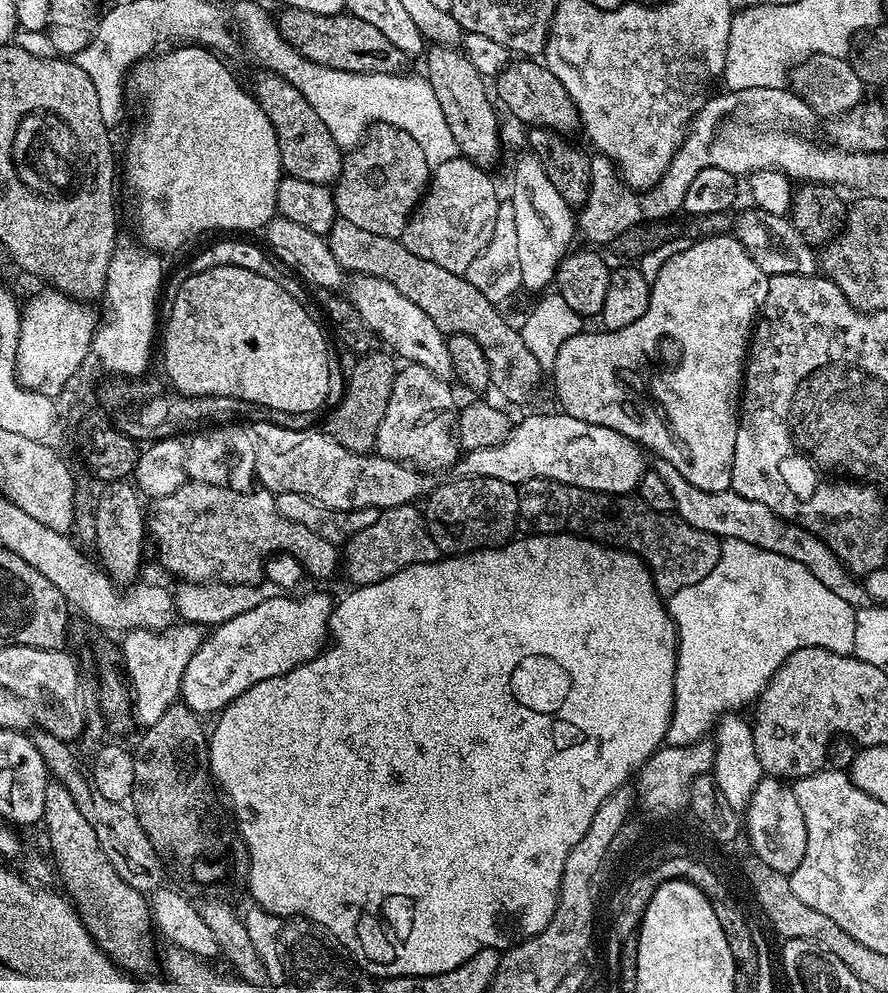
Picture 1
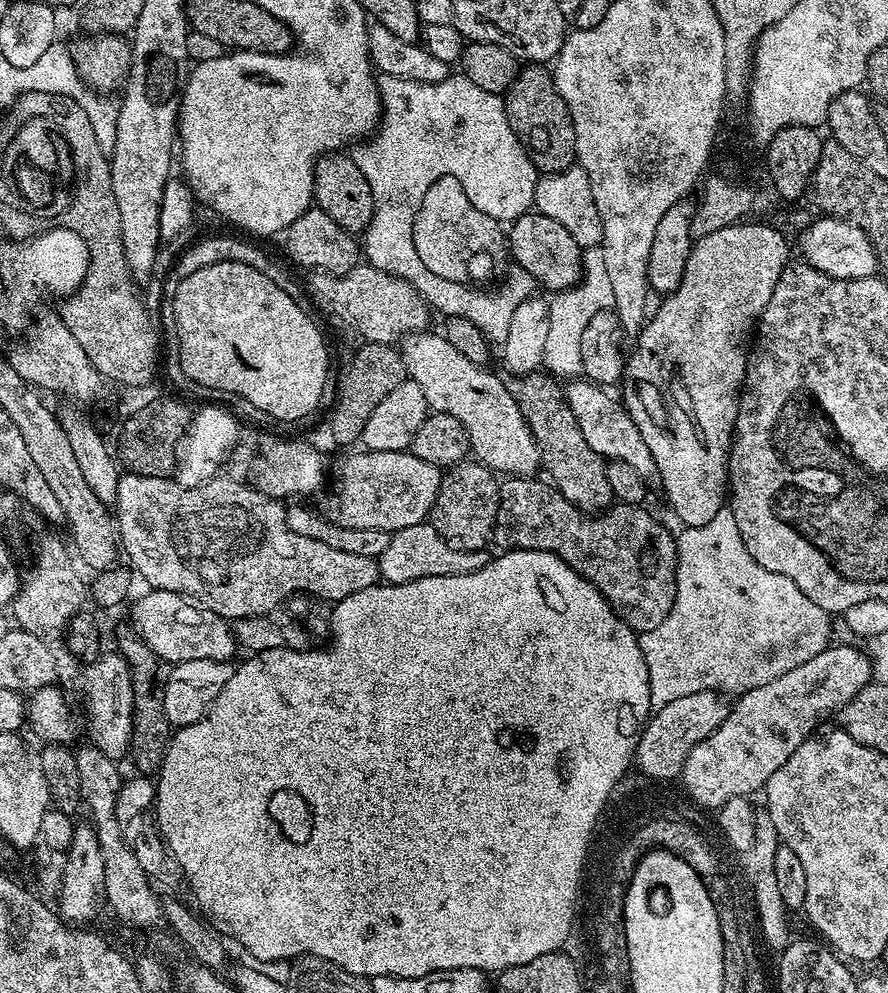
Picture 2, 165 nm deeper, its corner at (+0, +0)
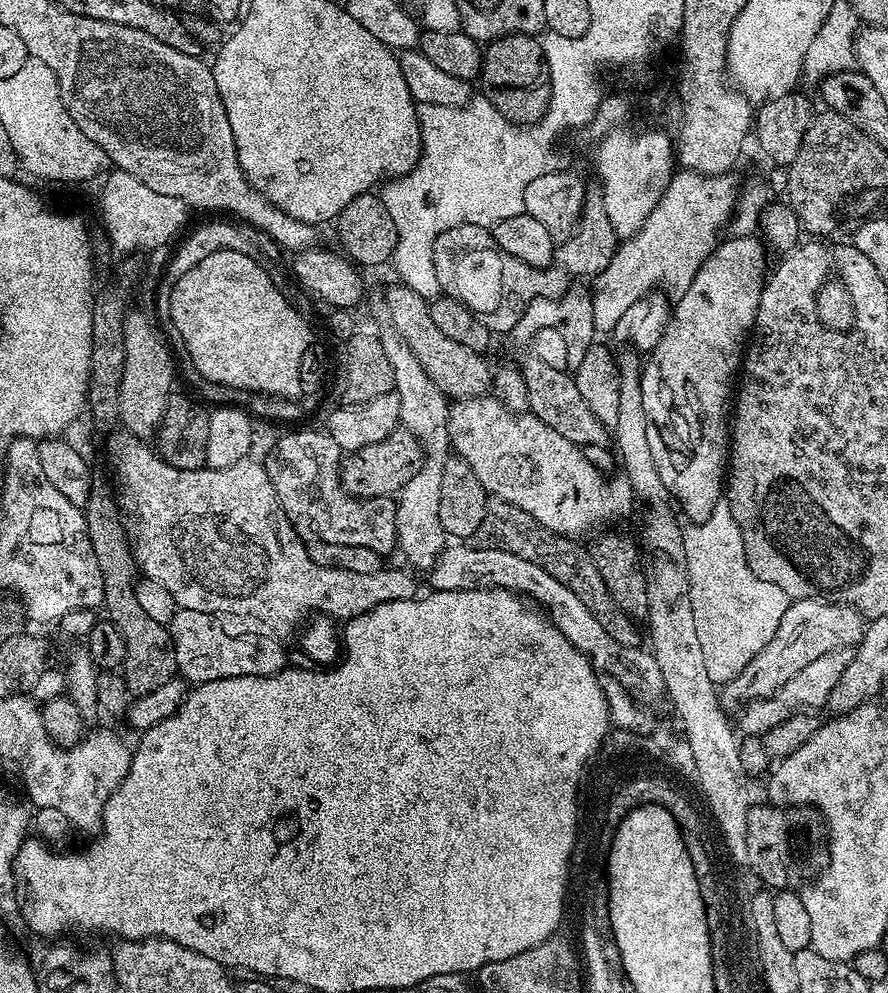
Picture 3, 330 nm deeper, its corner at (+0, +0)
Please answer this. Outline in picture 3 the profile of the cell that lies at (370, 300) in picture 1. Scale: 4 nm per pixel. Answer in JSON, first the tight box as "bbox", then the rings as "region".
{"bbox":[447,396,634,538],"region":[[[495,396],[453,401],[448,410],[447,432],[451,449],[467,462],[491,497],[525,510],[540,525],[546,526],[546,530],[569,538],[584,538],[580,536],[603,529],[607,520],[620,520],[632,512],[634,493],[627,476],[617,474],[613,480],[607,480],[605,473],[599,467],[596,469],[592,465],[595,463],[585,456],[581,445],[570,442],[570,438],[562,438],[558,430],[550,430],[550,426],[532,413],[510,412]]]}

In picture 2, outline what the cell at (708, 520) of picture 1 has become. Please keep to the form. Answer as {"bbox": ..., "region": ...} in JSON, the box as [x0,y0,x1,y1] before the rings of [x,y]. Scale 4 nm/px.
{"bbox":[564,378,658,481],"region":[[[572,378],[567,381],[564,397],[578,422],[578,428],[582,430],[582,438],[586,438],[586,442],[590,442],[590,450],[594,450],[605,461],[627,462],[629,466],[634,466],[634,470],[638,470],[638,474],[645,481],[655,481],[658,473],[654,454],[650,454],[650,446],[646,446],[634,418],[630,418],[628,409],[608,392],[611,391],[587,378]]]}

